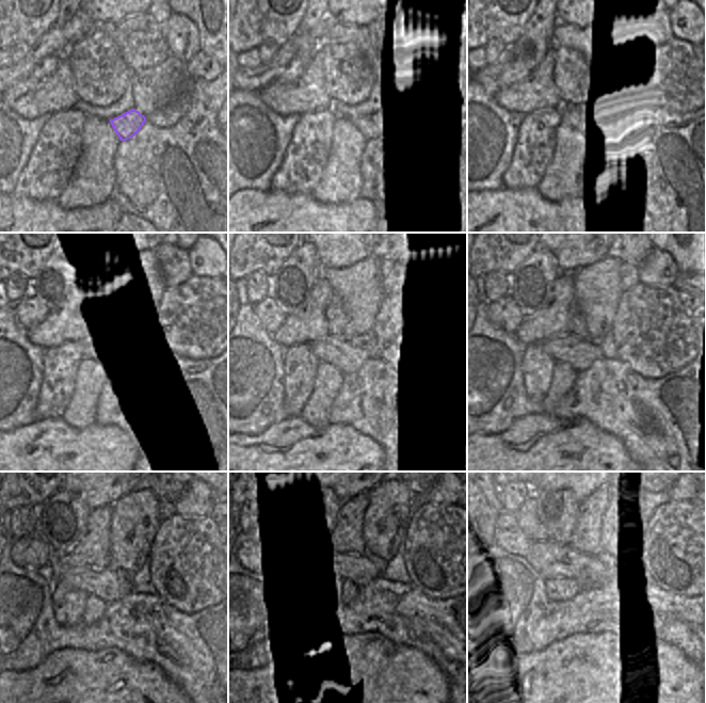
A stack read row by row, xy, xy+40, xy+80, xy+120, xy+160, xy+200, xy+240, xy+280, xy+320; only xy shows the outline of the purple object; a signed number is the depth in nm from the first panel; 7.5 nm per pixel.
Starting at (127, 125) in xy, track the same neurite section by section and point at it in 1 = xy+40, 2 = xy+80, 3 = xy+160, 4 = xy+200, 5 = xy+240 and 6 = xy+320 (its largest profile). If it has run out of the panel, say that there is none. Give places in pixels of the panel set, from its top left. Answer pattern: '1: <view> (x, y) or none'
1: xy+40 (370, 126)
2: xy+80 (579, 116)
3: xy+160 (348, 358)
4: xy+200 (580, 354)
5: xy+240 (95, 582)
6: xy+320 (547, 560)

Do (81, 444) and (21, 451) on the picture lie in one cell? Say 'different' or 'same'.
same

